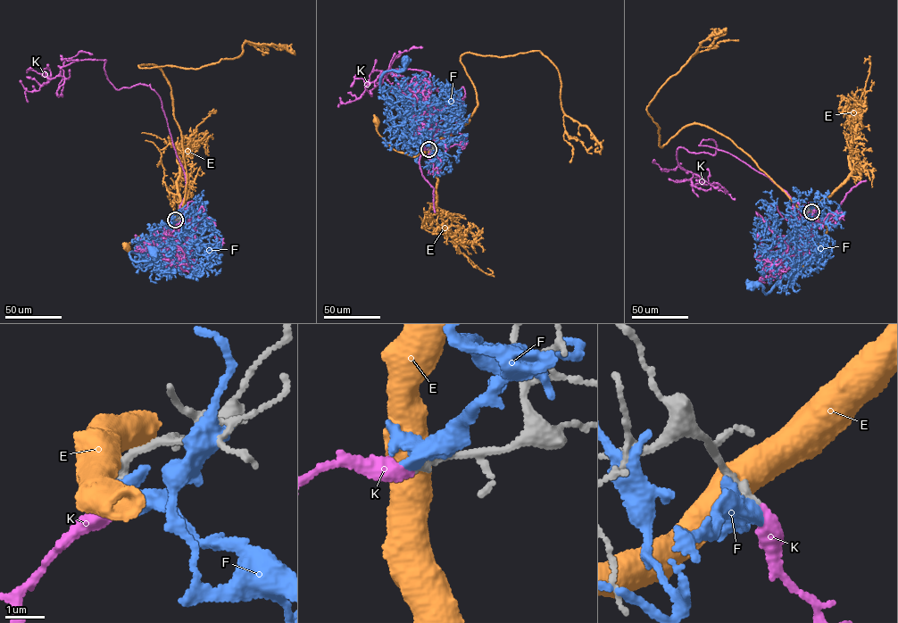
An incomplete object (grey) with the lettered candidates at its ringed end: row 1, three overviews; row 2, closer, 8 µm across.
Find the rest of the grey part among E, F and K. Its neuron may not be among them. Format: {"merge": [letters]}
{"merge": ["K"]}

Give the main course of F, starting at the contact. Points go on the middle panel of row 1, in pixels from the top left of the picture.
F: (428, 149), (433, 146), (414, 132), (411, 116), (386, 99), (379, 84), (386, 71), (401, 70), (405, 61)

